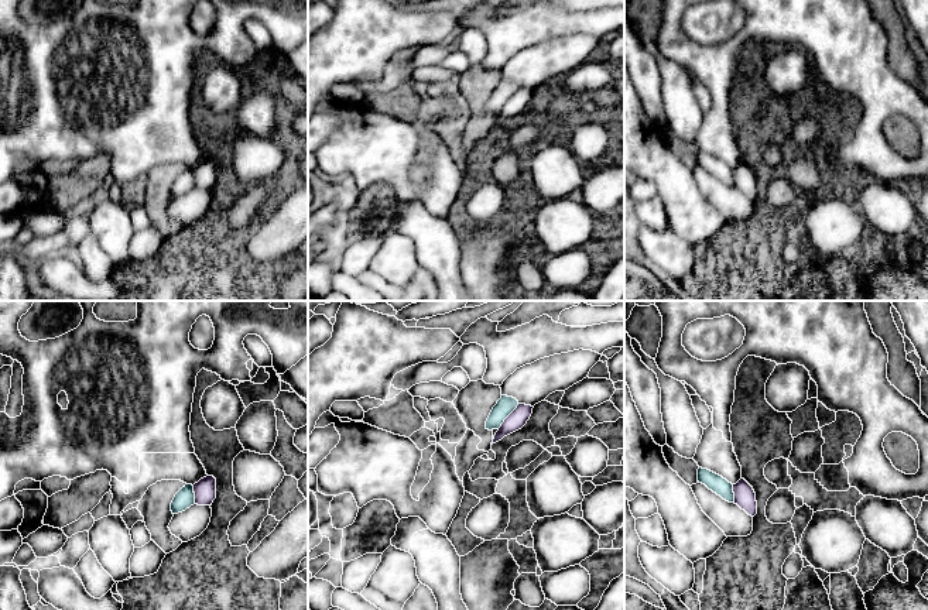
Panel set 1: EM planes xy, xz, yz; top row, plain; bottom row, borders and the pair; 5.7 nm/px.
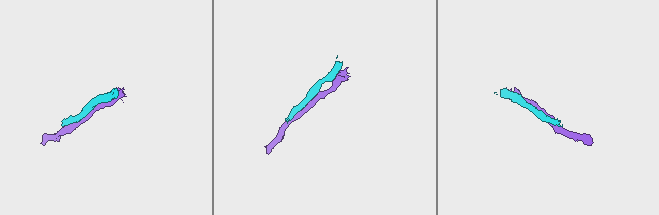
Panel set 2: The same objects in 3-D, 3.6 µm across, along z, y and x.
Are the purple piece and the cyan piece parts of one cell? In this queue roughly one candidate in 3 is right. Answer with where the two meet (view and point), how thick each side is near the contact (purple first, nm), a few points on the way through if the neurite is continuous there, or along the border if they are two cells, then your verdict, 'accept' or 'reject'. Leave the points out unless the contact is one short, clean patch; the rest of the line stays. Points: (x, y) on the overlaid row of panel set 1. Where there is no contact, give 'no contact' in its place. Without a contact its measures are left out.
meets purple in xz at (507, 417); 100 nm thick on the purple side, 100 nm on the other; reject

